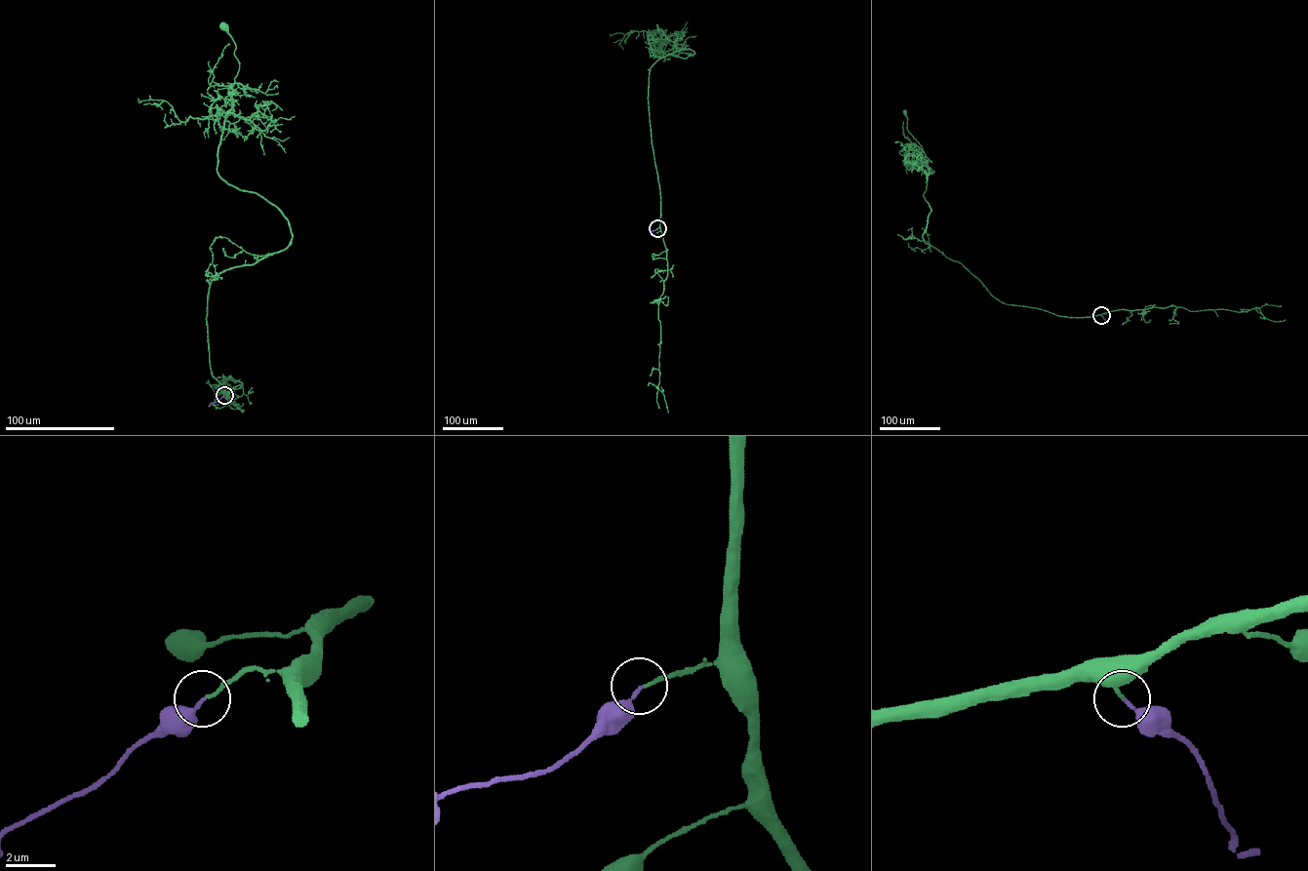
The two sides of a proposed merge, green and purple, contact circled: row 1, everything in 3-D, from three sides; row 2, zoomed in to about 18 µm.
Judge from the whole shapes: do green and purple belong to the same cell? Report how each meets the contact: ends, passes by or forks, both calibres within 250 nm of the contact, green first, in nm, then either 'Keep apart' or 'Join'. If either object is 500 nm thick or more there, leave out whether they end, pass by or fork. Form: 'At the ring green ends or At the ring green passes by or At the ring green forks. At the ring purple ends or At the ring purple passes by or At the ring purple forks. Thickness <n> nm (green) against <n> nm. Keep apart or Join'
At the ring green ends. At the ring purple ends. Thickness 130 nm (green) against 130 nm. Join

